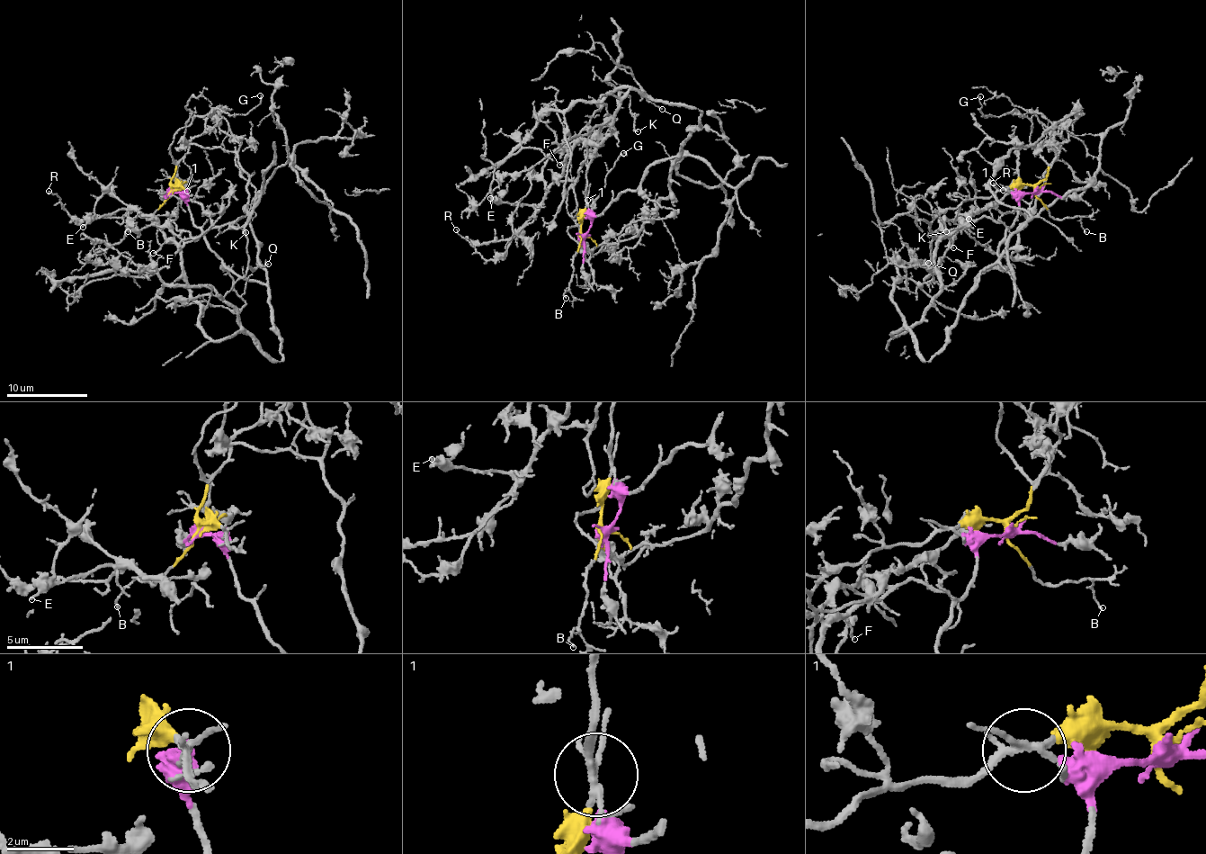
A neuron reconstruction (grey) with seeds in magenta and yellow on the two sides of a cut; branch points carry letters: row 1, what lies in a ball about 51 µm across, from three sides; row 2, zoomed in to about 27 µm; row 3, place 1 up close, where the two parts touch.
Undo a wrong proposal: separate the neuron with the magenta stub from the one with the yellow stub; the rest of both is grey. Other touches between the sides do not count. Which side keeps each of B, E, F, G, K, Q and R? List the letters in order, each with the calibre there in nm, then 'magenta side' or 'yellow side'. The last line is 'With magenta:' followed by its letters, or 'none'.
B: calibre 140 nm; yellow side
E: calibre 200 nm; magenta side
F: calibre 160 nm; magenta side
G: calibre 130 nm; yellow side
K: calibre 160 nm; yellow side
Q: calibre 170 nm; yellow side
R: calibre 120 nm; magenta side
With magenta: E, F, R

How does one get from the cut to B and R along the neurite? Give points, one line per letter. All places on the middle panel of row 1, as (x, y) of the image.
B: (583, 235), (573, 259), (574, 277), (566, 299)
R: (583, 235), (679, 156), (698, 110), (630, 89), (610, 135), (580, 140), (503, 252), (486, 260), (455, 229)

